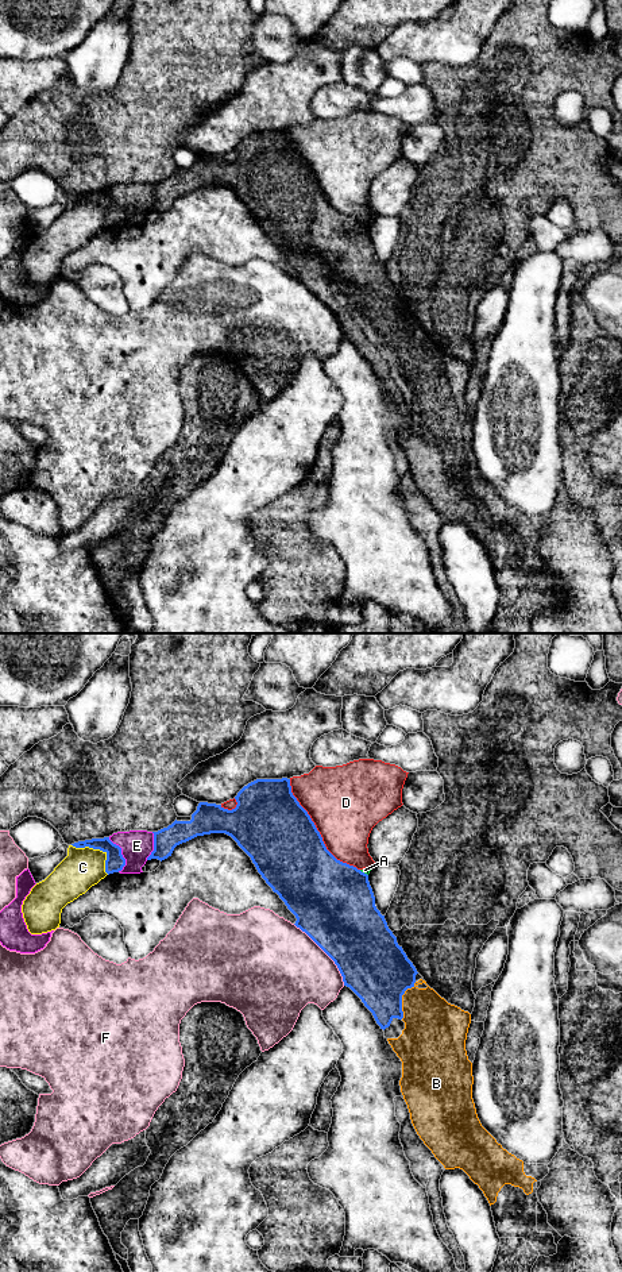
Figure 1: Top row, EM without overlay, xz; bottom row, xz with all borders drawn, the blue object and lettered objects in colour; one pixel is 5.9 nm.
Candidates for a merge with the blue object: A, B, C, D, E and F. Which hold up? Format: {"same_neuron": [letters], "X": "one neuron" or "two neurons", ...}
{"same_neuron": ["B"], "A": "two neurons", "B": "one neuron", "C": "two neurons", "D": "two neurons", "E": "two neurons", "F": "two neurons"}

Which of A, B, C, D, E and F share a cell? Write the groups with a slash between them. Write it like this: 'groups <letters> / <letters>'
groups A / B / C / D / E / F

